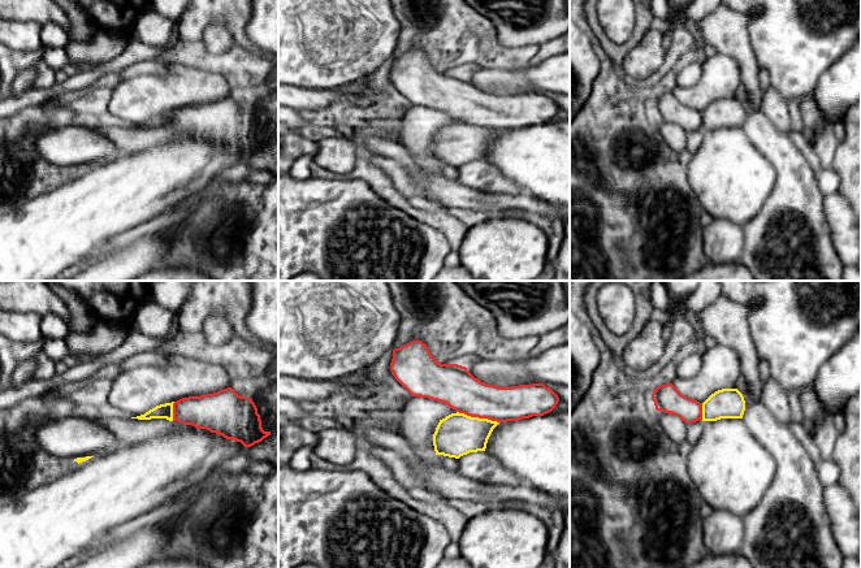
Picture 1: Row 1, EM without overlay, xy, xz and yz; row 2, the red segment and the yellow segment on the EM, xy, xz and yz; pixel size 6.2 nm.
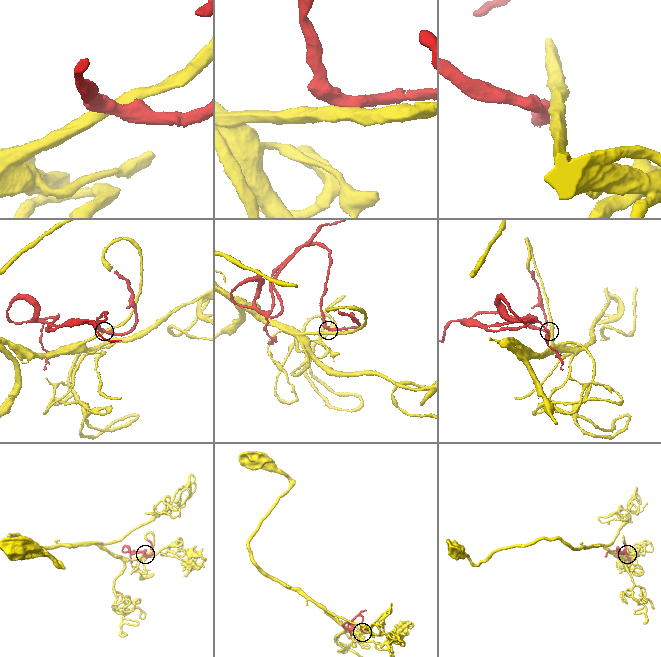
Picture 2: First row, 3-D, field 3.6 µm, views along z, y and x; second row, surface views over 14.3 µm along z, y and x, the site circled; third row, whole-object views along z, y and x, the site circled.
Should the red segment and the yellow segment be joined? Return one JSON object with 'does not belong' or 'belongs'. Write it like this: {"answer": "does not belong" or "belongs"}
{"answer": "belongs"}

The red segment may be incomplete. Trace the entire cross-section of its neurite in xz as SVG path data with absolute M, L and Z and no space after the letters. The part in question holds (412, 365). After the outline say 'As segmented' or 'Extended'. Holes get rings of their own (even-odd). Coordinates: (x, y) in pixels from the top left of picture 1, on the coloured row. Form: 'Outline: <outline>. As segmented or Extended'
Outline: M421 341L394 348L390 370L412 396L437 400L457 411L440 420L433 434L436 455L455 459L485 451L499 422L544 416L559 402L544 383L486 385L466 367L438 363Z. Extended

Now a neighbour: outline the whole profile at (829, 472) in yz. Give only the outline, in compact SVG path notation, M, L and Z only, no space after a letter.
M832 459L821 460L815 464L819 482L827 487L836 485L840 478L840 468Z

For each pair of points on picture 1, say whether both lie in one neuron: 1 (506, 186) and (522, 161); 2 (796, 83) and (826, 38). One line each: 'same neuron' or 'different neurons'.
1: different neurons
2: same neuron

